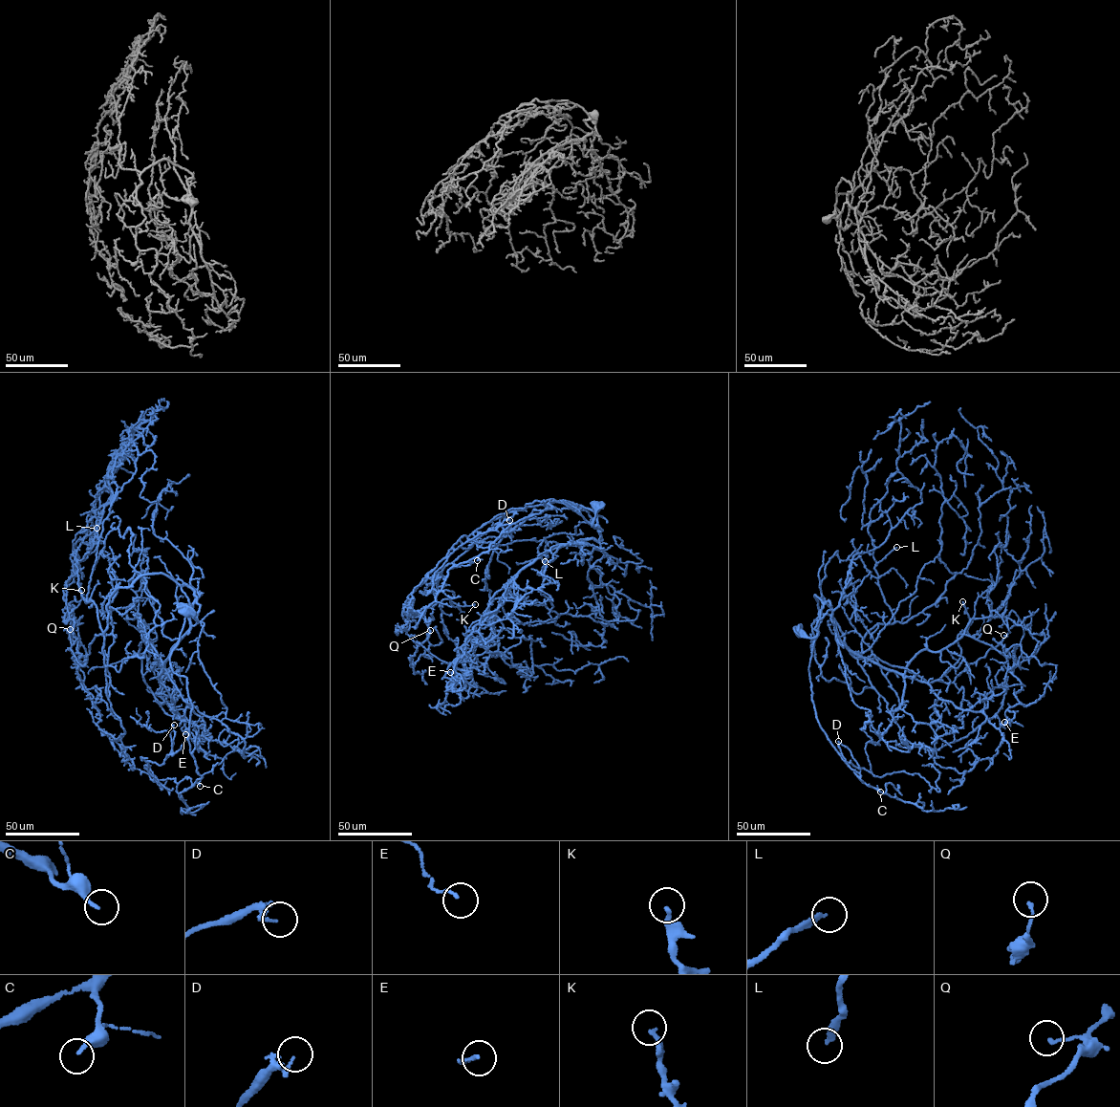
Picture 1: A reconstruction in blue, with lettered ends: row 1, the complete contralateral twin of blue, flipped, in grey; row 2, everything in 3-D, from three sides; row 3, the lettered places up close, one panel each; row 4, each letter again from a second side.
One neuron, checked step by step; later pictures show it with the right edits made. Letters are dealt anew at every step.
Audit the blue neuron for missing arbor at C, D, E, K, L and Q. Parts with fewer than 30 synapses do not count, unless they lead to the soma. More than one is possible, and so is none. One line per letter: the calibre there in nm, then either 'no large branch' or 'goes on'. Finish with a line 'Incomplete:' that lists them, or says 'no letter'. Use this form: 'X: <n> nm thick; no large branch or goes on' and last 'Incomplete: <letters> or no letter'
C: 200 nm thick; goes on
D: 200 nm thick; goes on
E: 110 nm thick; no large branch
K: 200 nm thick; no large branch
L: 200 nm thick; goes on
Q: 130 nm thick; no large branch
Incomplete: C, D, L

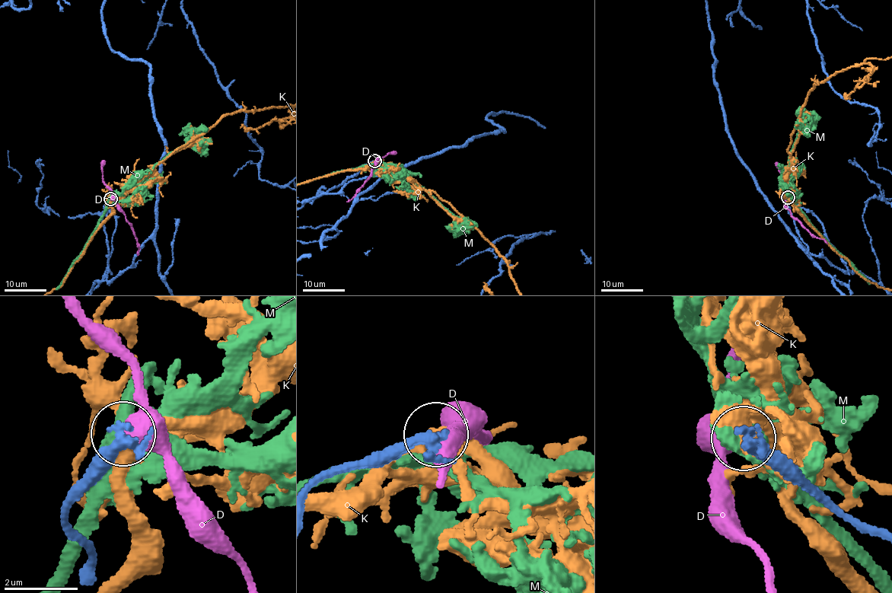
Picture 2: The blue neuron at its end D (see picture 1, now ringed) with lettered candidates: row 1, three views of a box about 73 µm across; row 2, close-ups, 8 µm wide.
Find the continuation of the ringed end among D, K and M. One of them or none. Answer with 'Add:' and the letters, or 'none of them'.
Add: none of them

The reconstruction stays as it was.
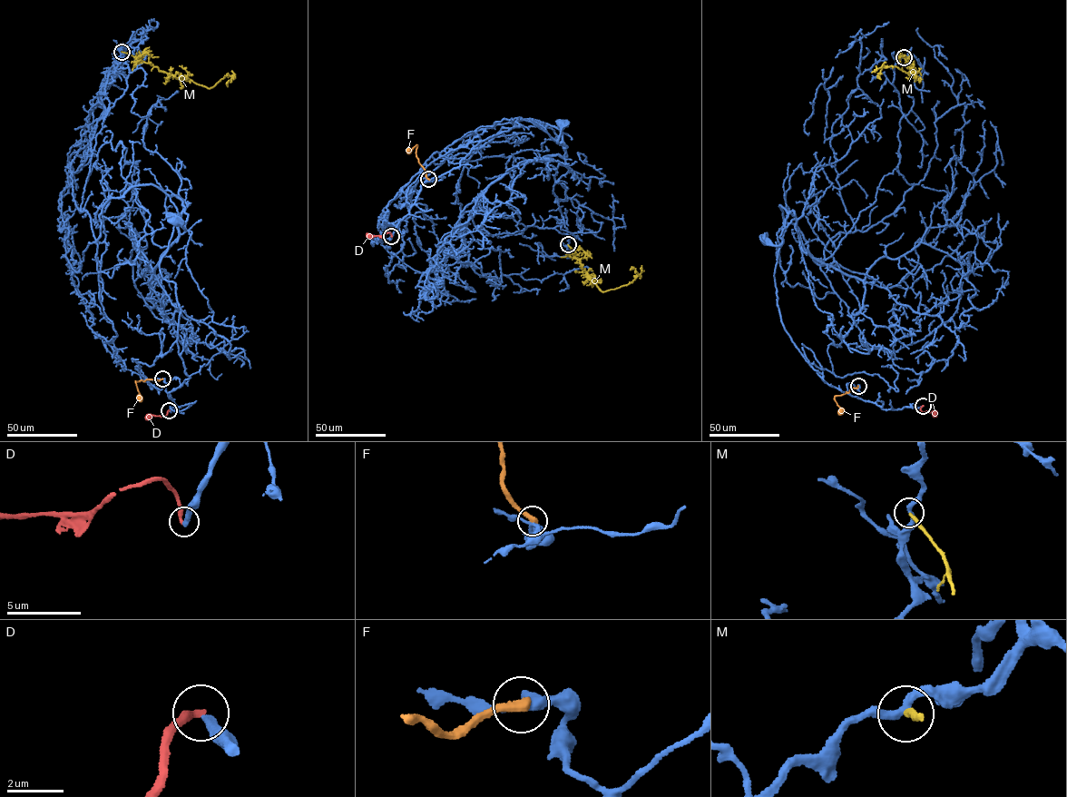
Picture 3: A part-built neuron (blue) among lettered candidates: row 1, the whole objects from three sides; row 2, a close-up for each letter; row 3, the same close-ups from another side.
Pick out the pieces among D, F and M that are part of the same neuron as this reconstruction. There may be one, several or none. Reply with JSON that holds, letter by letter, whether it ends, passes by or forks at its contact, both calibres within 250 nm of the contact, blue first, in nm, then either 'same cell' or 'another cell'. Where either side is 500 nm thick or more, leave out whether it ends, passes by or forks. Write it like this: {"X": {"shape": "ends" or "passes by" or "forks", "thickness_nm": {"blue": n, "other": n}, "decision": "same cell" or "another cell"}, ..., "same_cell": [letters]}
{"D": {"shape": "ends", "thickness_nm": {"blue": 320, "other": 280}, "decision": "another cell"}, "F": {"shape": "ends", "thickness_nm": {"blue": 400, "other": 400}, "decision": "another cell"}, "M": {"shape": "ends", "thickness_nm": {"blue": 320, "other": 240}, "decision": "another cell"}, "same_cell": []}

